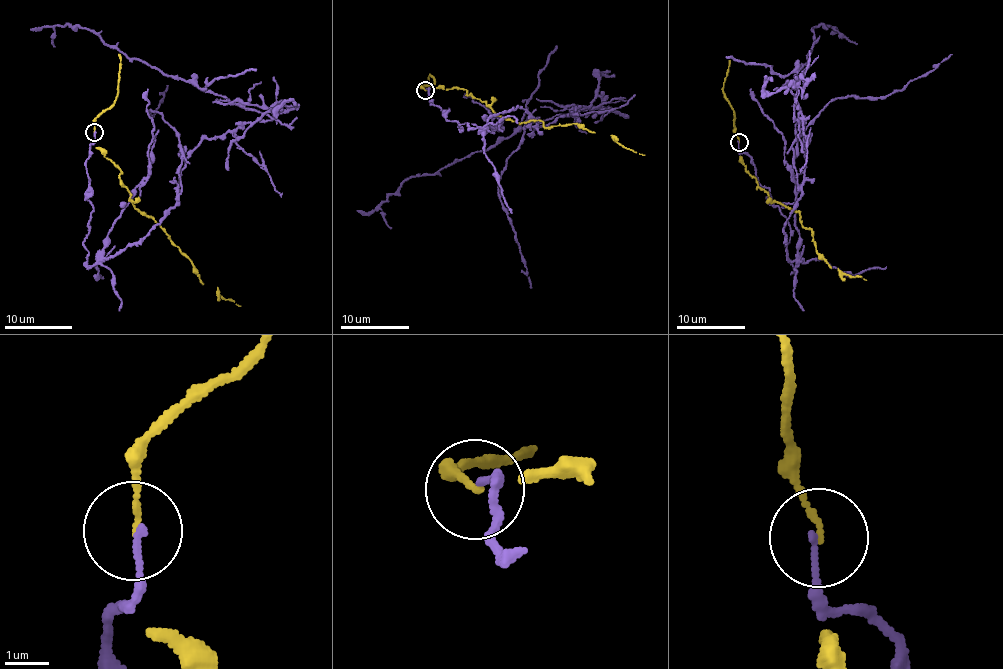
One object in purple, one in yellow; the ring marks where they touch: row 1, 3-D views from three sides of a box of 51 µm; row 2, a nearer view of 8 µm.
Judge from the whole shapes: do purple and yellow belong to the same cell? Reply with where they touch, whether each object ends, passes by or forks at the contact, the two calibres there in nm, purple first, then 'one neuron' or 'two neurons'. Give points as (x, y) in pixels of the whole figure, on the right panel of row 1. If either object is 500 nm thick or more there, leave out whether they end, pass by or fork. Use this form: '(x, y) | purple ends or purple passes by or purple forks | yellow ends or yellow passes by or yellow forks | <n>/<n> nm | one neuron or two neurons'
(739, 142) | purple ends | yellow ends | 140/130 nm | two neurons

